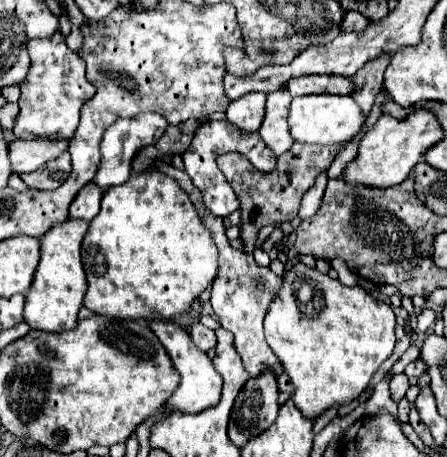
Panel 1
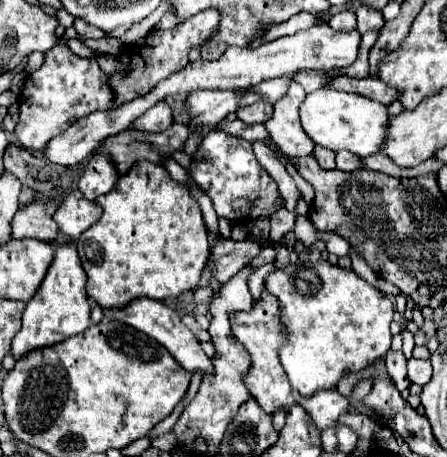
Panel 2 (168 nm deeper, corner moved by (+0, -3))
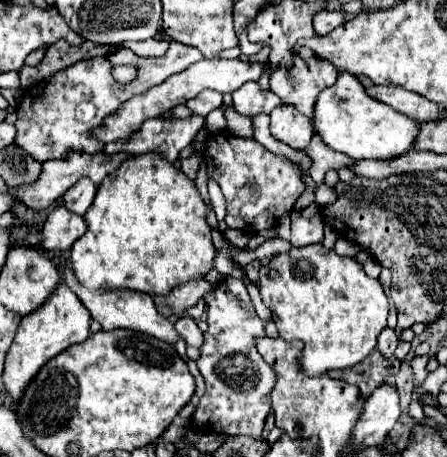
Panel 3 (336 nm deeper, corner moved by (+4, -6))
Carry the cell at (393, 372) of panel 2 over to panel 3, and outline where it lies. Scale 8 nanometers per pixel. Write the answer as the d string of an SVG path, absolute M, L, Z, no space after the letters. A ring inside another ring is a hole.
M384 328L382 332L380 332L380 336L378 336L378 350L384 354L384 356L392 356L394 354L394 350L396 350L396 346L398 346L398 336L396 336L396 332L392 330L392 328Z

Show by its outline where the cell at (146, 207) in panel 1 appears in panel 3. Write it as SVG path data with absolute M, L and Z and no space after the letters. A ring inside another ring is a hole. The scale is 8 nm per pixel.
M138 154L126 158L122 166L104 178L98 186L98 194L84 214L88 230L72 246L72 270L90 290L98 288L132 288L138 292L168 294L176 286L202 278L214 268L214 246L210 238L210 226L206 222L206 204L194 184L180 168L170 164L160 154Z

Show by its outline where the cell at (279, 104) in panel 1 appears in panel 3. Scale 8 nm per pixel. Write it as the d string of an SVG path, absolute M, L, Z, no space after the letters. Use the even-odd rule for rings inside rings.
M278 106L270 114L270 132L274 138L286 142L294 150L304 150L310 144L314 128L304 114L290 110L290 106Z

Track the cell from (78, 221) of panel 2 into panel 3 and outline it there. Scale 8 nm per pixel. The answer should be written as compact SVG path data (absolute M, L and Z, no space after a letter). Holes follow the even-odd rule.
M64 206L48 212L42 228L42 248L48 252L70 250L72 244L86 232L86 222L78 214L70 214Z

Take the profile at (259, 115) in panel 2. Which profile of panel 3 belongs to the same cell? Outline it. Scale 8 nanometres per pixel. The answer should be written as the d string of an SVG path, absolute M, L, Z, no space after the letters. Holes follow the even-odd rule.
M246 82L246 86L238 88L234 94L234 108L244 116L258 116L270 114L276 106L280 106L280 98L270 94L270 90L262 90L258 82Z

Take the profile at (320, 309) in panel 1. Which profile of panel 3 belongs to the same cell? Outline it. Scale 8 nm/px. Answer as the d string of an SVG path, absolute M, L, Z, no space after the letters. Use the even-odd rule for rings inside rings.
M322 244L276 254L260 268L258 288L272 310L280 338L304 342L298 360L304 374L310 376L358 364L376 348L376 338L386 328L388 298L382 284L366 276L356 258L338 256Z

